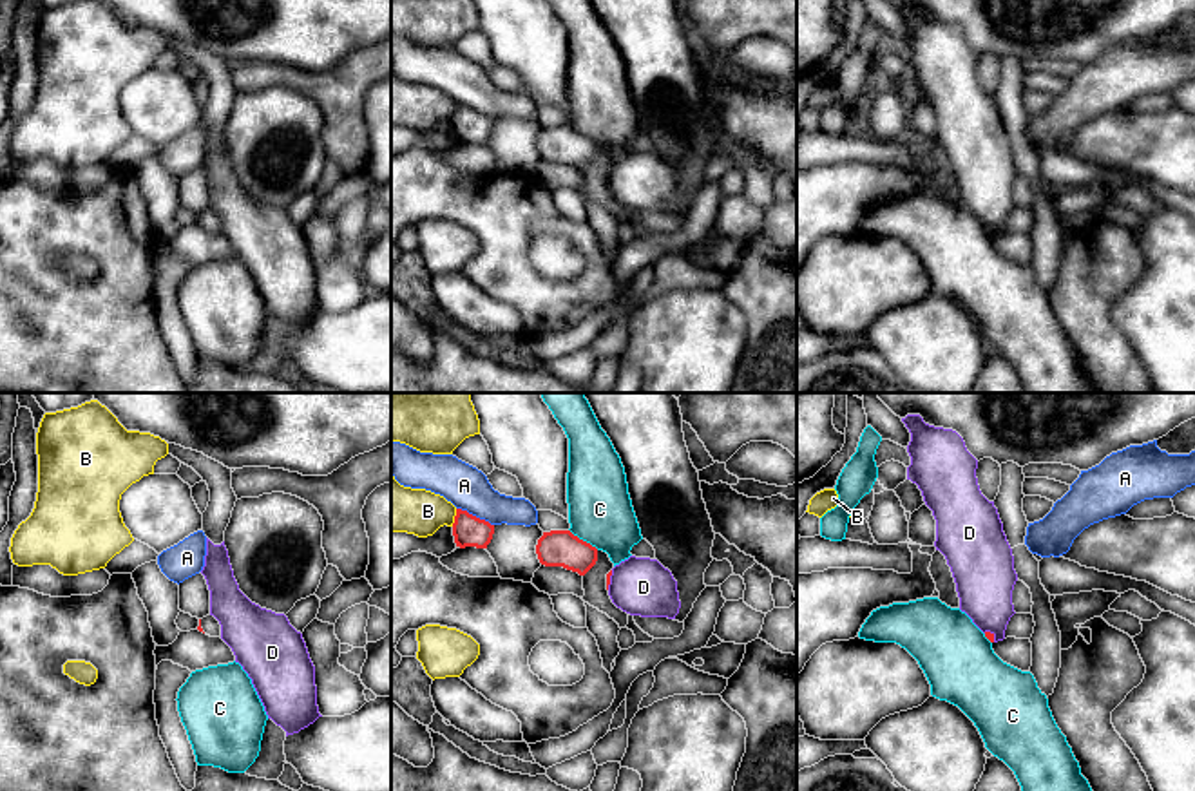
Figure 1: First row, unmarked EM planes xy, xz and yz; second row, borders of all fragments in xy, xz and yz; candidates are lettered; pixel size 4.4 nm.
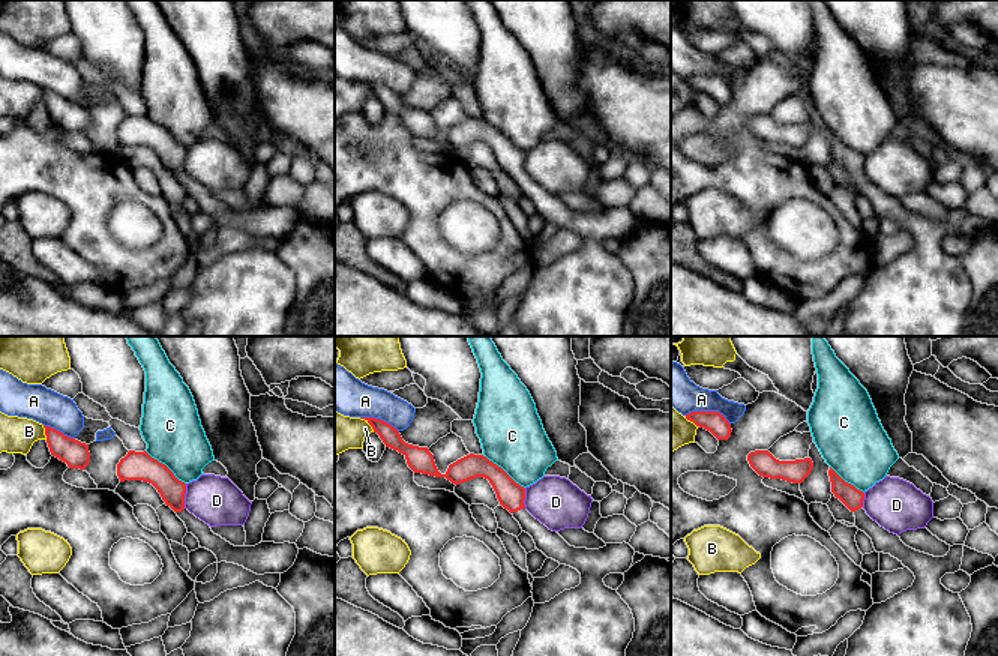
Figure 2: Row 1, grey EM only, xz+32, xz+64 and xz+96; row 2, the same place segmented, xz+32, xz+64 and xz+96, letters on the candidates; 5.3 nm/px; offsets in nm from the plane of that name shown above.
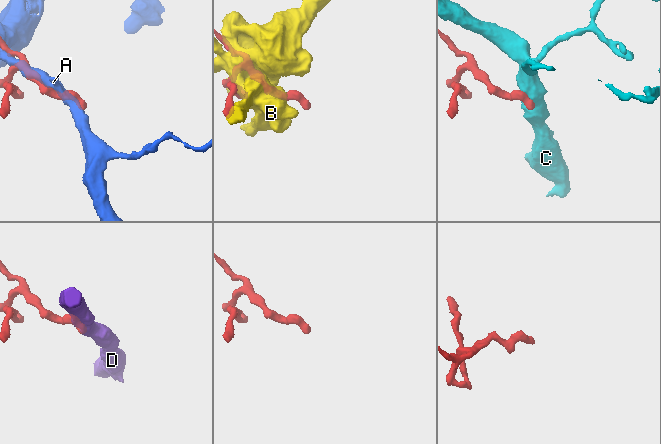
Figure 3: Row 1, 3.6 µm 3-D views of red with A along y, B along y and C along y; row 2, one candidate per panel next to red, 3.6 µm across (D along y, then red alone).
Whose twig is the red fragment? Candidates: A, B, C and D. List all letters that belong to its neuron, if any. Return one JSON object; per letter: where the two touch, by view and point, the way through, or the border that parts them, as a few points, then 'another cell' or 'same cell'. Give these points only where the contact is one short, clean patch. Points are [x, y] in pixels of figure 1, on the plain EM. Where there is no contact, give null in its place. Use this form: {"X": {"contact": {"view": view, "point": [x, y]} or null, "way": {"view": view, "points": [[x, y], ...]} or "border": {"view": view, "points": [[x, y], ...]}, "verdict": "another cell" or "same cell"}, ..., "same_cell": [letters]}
{"A": {"contact": {"view": "xz", "point": [475, 111]}, "verdict": "another cell"}, "B": {"contact": {"view": "xz", "point": [455, 113]}, "verdict": "another cell"}, "C": {"contact": {"view": "xz", "point": [582, 134]}, "border": {"view": "xz", "points": [[569, 123], [598, 143]]}, "verdict": "another cell"}, "D": {"contact": {"view": "xz", "point": [609, 174]}, "border": {"view": "xz", "points": [[612, 165], [607, 183]]}, "verdict": "another cell"}, "same_cell": []}

